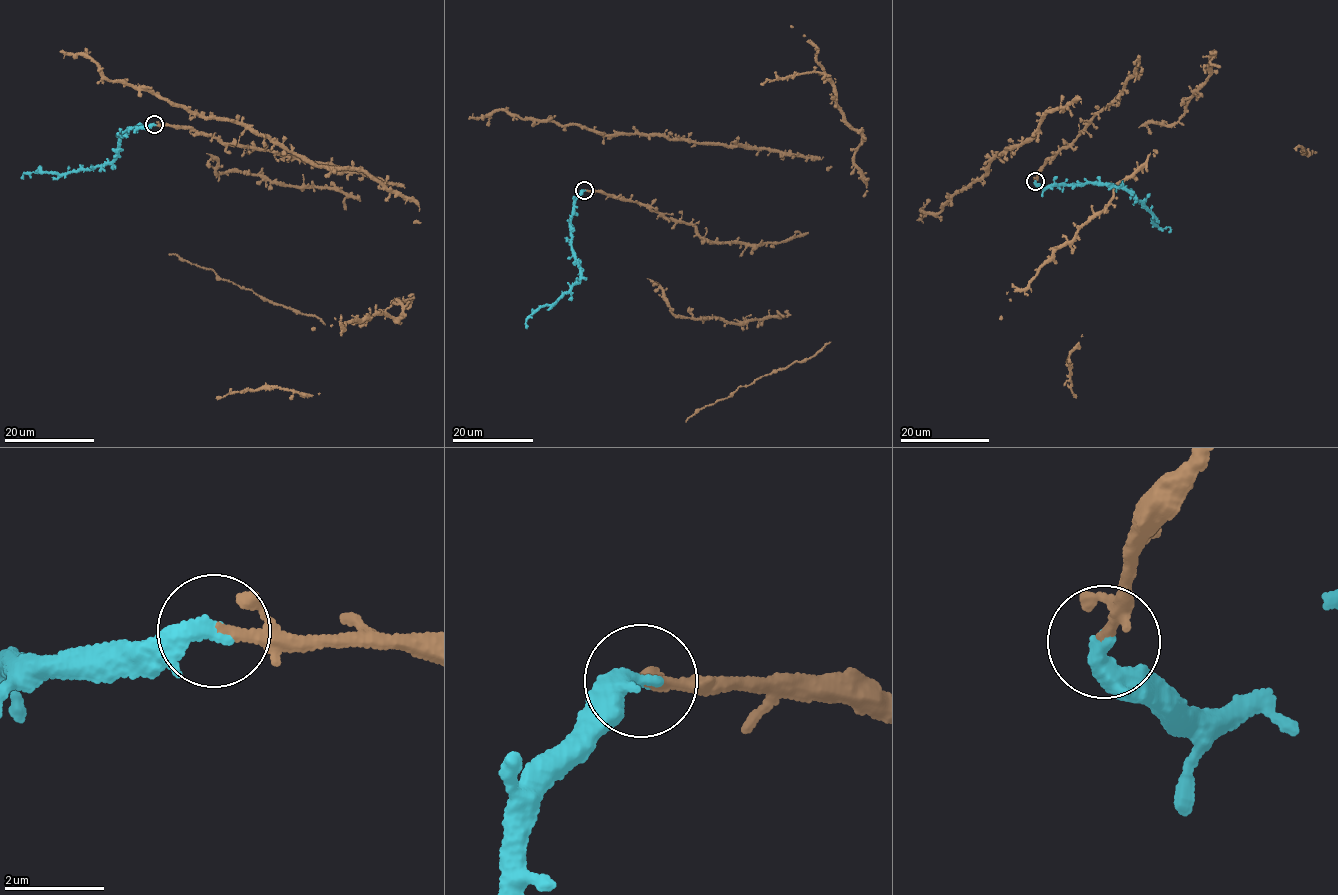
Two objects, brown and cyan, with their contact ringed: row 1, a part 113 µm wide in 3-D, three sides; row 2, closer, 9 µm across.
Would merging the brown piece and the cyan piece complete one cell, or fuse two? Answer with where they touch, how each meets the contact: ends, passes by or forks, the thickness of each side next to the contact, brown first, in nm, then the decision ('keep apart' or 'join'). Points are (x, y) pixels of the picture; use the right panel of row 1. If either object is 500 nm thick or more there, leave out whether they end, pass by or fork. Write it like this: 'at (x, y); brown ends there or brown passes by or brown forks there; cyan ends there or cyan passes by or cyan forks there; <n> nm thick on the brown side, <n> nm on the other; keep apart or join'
at (1035, 181); brown ends there; cyan ends there; 200 nm thick on the brown side, 400 nm on the other; join

